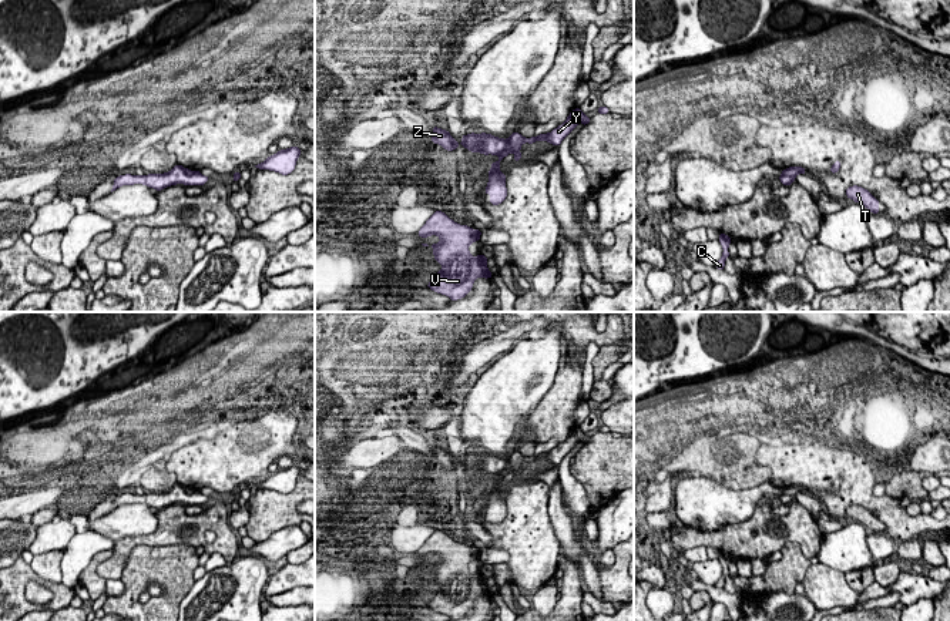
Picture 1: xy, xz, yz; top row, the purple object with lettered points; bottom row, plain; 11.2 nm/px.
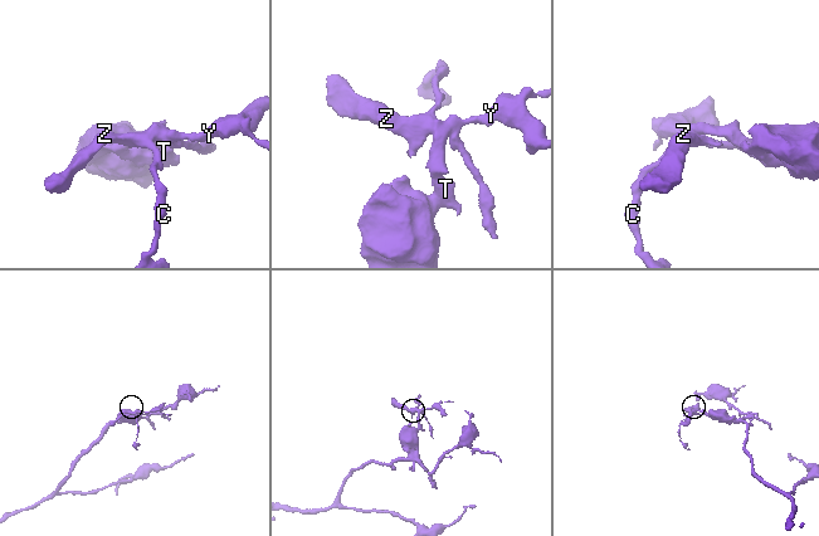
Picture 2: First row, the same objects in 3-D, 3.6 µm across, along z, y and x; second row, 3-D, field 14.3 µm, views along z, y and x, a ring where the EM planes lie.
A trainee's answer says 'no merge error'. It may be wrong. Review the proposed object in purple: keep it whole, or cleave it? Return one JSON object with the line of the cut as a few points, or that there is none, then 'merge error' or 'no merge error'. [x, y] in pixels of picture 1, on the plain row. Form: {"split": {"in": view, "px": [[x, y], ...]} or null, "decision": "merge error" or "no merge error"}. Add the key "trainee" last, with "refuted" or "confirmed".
{"split": {"in": "xz", "px": [[512, 469], [506, 466], [497, 473]]}, "decision": "merge error", "trainee": "refuted"}

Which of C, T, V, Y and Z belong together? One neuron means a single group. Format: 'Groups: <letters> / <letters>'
Groups: C Y Z / T V

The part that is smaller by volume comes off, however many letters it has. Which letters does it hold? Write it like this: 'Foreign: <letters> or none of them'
Foreign: C, Y, Z

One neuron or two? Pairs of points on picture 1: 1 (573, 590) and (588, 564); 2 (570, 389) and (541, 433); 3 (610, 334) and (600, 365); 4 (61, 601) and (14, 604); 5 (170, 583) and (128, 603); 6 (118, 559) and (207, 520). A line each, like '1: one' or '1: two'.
1: two
2: one
3: two
4: one
5: one
6: one

